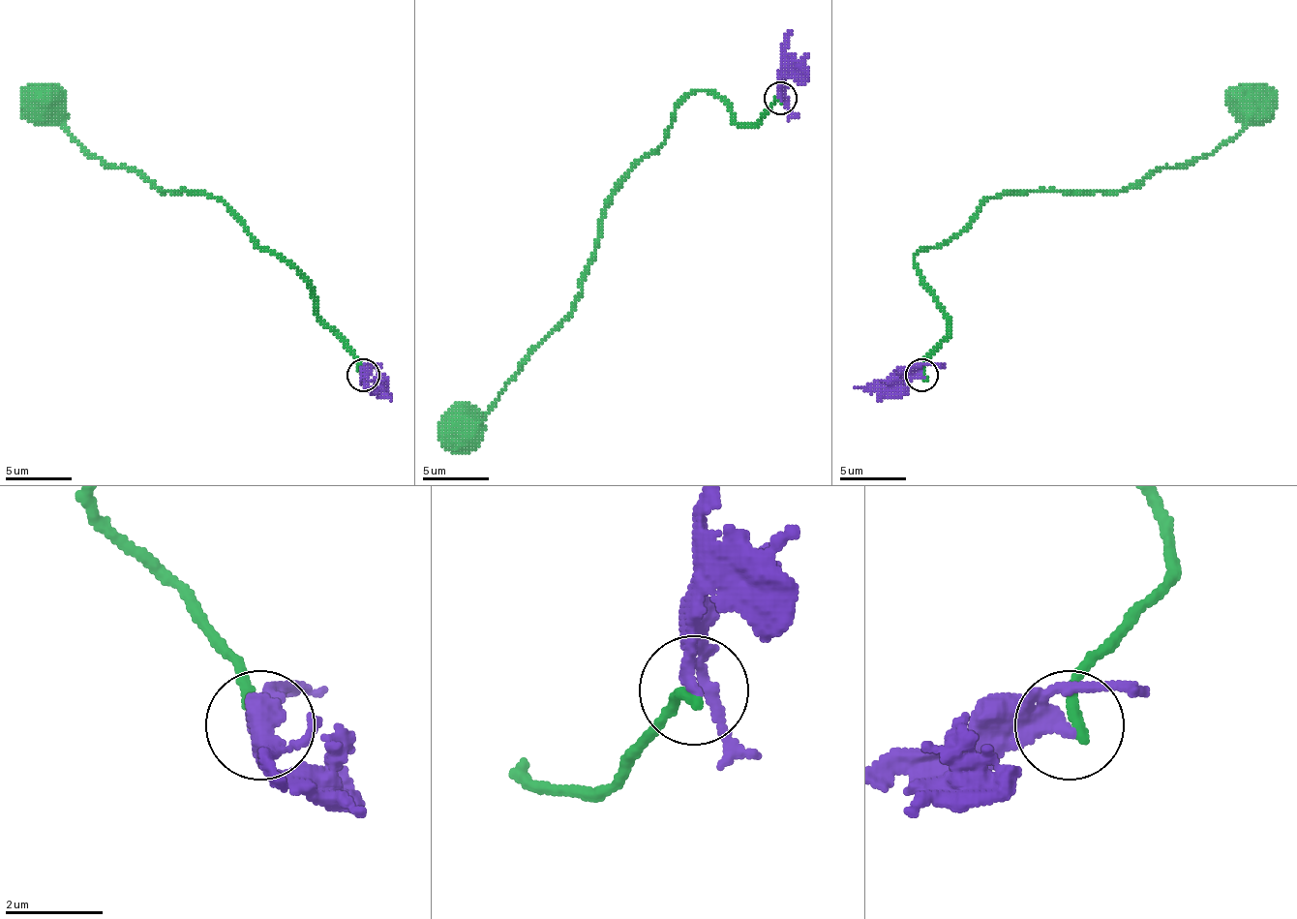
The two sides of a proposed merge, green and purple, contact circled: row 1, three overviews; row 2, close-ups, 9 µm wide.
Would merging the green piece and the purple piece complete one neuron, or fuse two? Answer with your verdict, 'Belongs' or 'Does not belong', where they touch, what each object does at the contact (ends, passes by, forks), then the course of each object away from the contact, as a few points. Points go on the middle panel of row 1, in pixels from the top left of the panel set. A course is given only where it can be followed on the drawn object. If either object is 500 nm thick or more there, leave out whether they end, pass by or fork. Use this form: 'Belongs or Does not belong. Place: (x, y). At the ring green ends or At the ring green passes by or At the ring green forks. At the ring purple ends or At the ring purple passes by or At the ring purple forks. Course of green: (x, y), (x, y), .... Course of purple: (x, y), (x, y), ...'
Does not belong. Place: (780, 98). At the ring green ends. At the ring purple forks. Course of green: (781, 97), (755, 124), (738, 124), (711, 90), (688, 97), (612, 197), (572, 313), (492, 410), (456, 429). Course of purple: (781, 97), (781, 50), (791, 30)

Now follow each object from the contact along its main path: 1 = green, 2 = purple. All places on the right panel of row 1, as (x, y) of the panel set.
1: (920, 374), (948, 334), (920, 251), (990, 198), (1136, 188), (1183, 168), (1233, 141), (1252, 105)
2: (920, 374), (874, 381), (854, 387)

